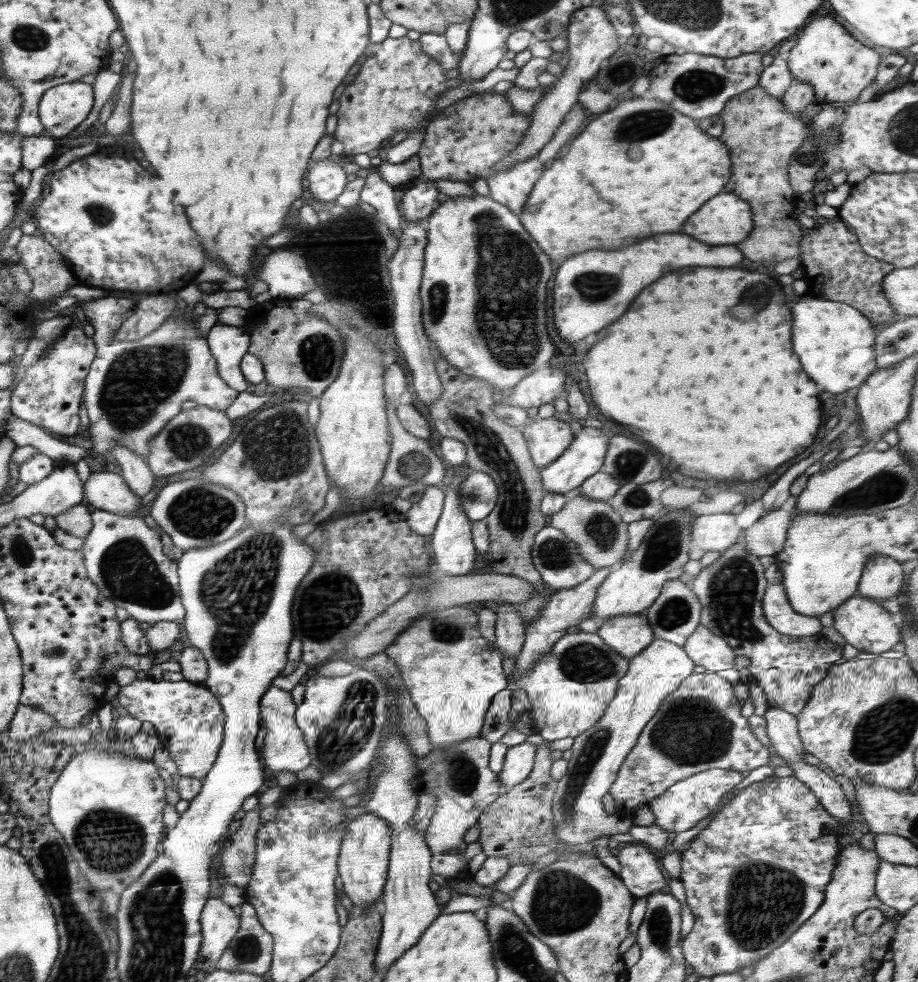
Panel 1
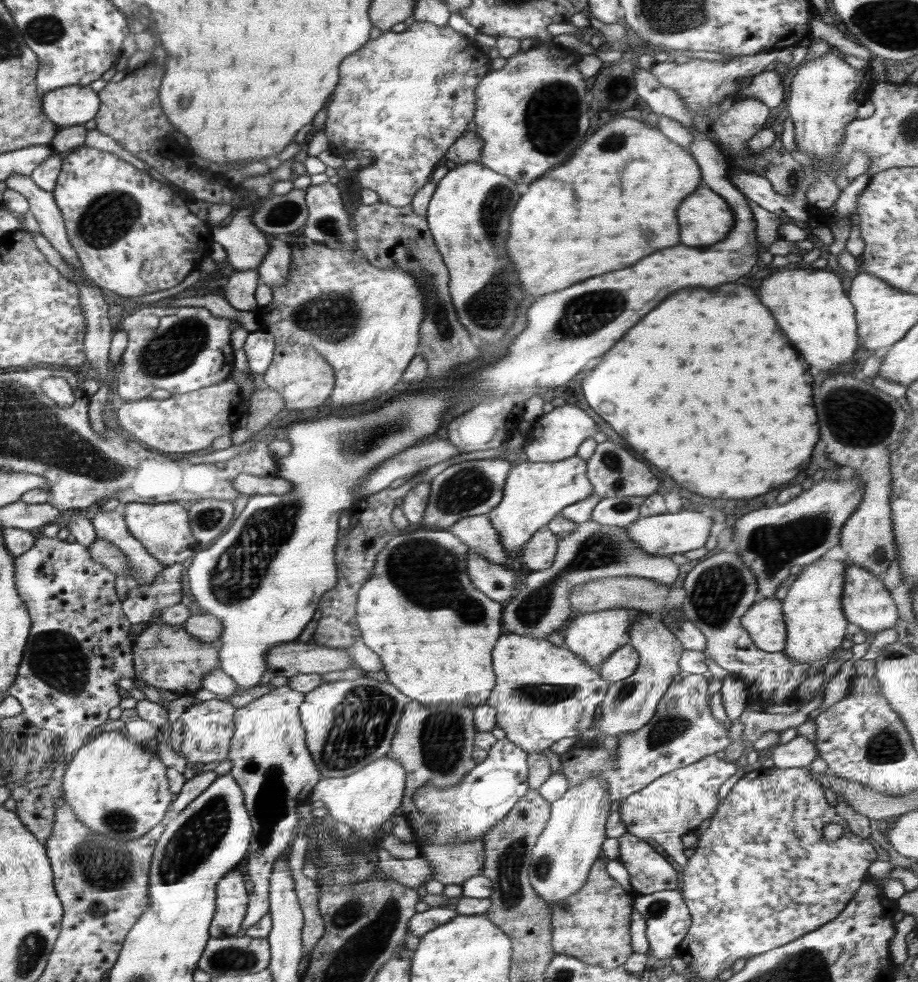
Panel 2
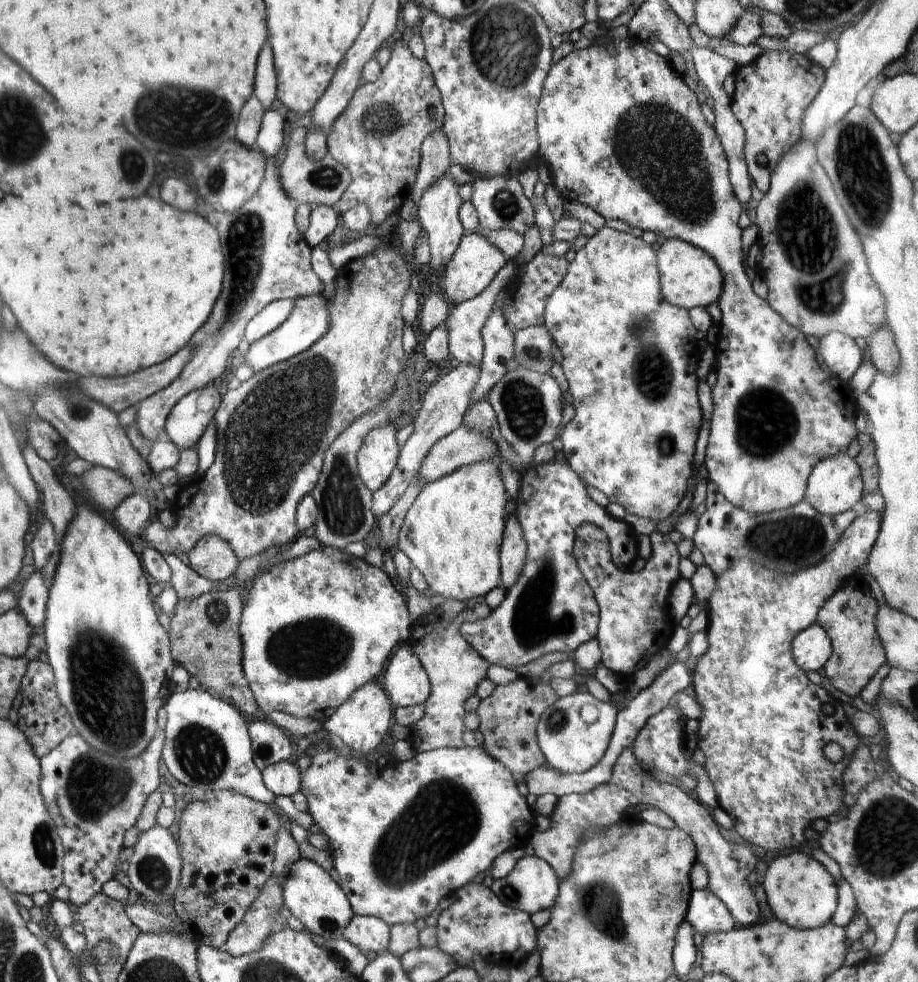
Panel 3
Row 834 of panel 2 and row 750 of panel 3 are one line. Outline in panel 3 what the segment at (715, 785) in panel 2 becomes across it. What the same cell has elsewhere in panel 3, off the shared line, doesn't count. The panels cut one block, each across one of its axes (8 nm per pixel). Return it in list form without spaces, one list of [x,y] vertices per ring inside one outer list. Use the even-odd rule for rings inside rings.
[[[668,706],[663,711],[646,719],[644,726],[638,729],[636,738],[630,747],[633,748],[634,754],[645,769],[658,773],[662,778],[666,778],[670,782],[680,783],[684,774],[690,774],[690,776],[696,778],[697,786],[695,792],[698,795],[698,800],[712,811],[719,806],[719,802],[717,792],[706,769],[698,765],[692,757],[688,759],[684,756],[684,748],[686,746],[685,725],[687,719],[686,716],[681,714],[679,709]]]

